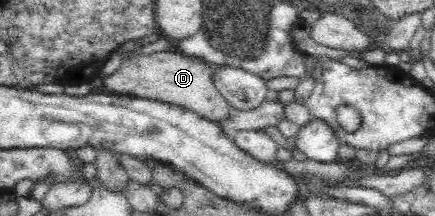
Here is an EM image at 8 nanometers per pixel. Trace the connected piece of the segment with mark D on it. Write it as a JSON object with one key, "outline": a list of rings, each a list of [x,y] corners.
{"outline":[[[174,49],[132,58],[122,62],[121,67],[118,72],[103,78],[101,88],[112,90],[118,95],[132,94],[135,97],[178,106],[212,122],[223,122],[238,112],[214,85],[217,70],[215,65],[188,57]]]}

